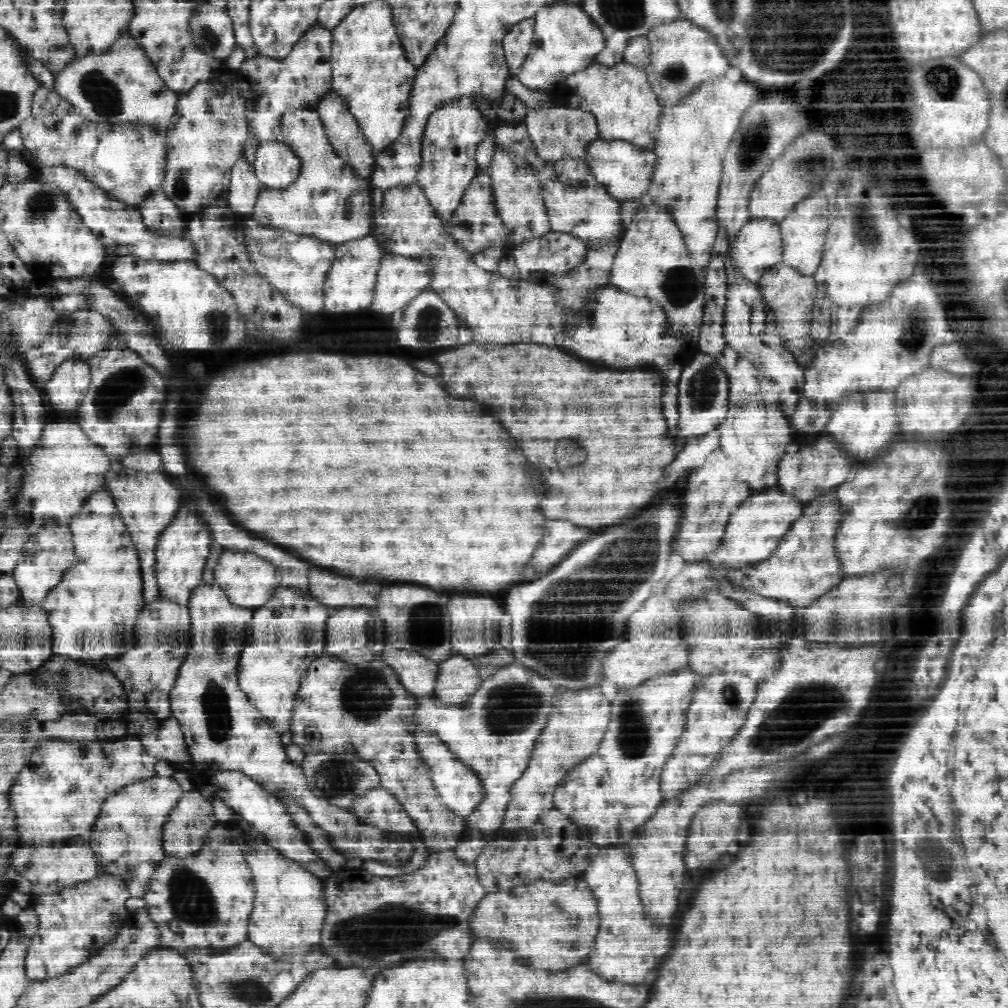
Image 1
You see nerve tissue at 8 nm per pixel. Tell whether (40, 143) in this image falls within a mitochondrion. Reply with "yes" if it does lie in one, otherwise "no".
no

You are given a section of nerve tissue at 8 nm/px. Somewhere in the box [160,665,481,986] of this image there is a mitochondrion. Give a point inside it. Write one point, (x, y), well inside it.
(189, 896)

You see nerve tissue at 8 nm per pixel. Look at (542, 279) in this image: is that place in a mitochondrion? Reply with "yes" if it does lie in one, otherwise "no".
no

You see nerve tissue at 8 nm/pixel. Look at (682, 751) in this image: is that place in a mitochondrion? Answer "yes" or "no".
no

